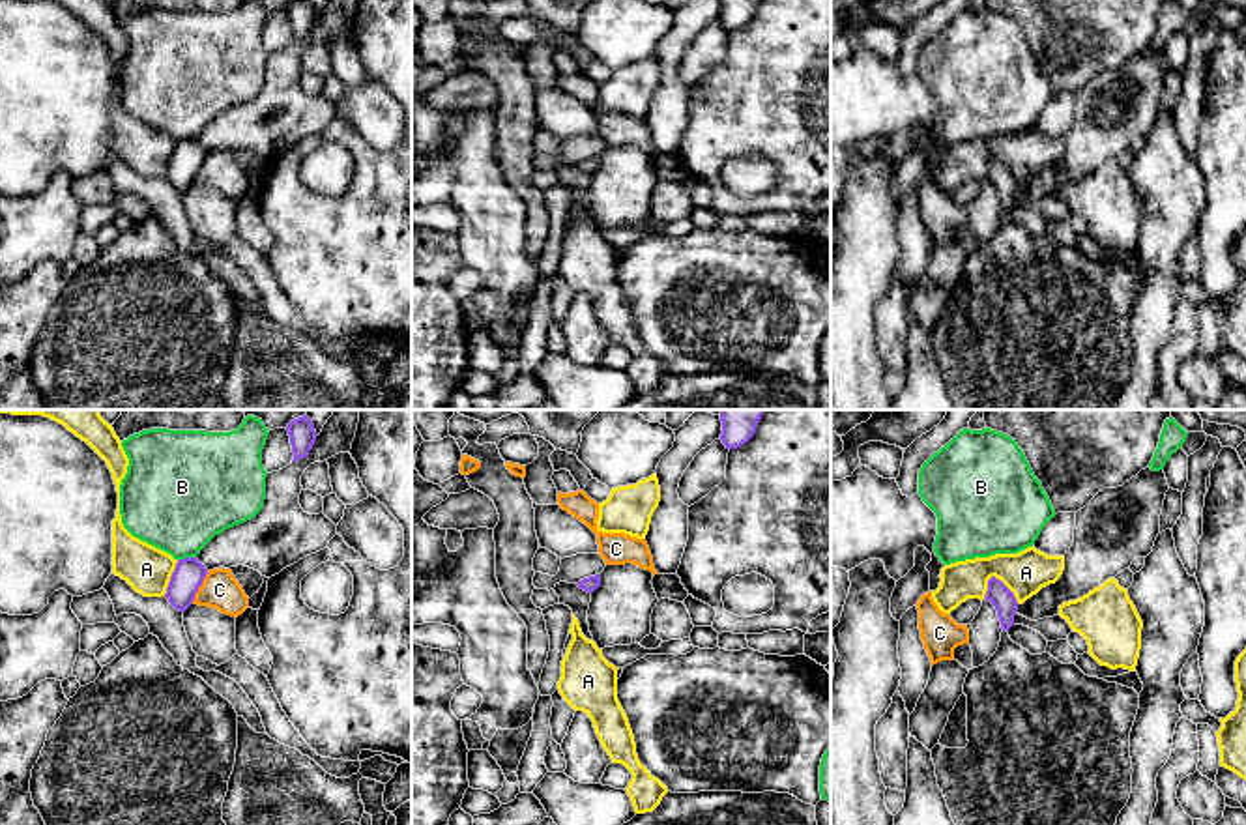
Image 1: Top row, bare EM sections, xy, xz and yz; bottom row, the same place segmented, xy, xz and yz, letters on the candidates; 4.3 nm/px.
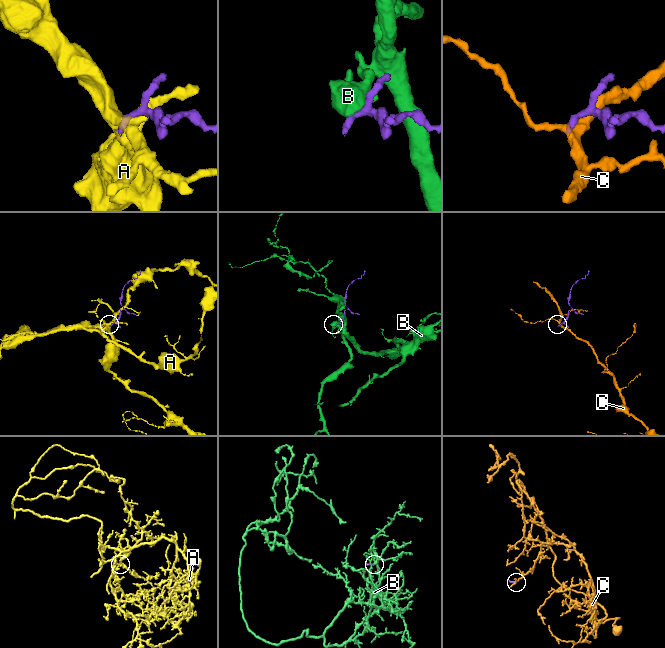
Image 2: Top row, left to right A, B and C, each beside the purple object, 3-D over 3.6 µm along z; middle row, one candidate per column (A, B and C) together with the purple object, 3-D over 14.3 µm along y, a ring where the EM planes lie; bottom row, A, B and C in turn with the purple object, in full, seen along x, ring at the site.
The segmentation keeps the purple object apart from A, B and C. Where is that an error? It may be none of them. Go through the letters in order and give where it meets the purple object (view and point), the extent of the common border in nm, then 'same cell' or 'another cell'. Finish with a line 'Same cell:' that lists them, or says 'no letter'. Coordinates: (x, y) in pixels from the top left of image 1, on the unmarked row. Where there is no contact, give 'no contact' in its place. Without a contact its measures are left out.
A: meets purple in yz at (1005, 167); contact 170 nm long; another cell
B: meets purple in xy at (186, 139); contact 80 nm long; another cell
C: meets purple in xy at (199, 167); contact 160 nm long; another cell
Same cell: no letter

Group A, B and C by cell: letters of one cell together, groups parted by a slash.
A / B / C

